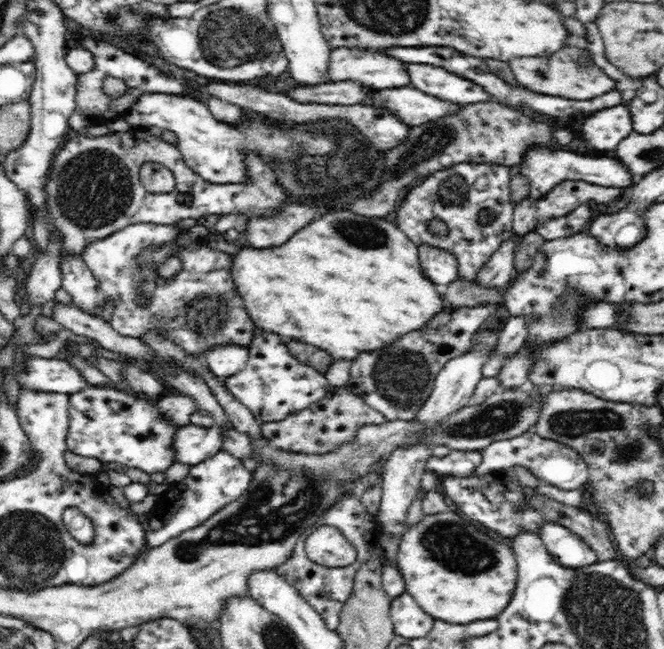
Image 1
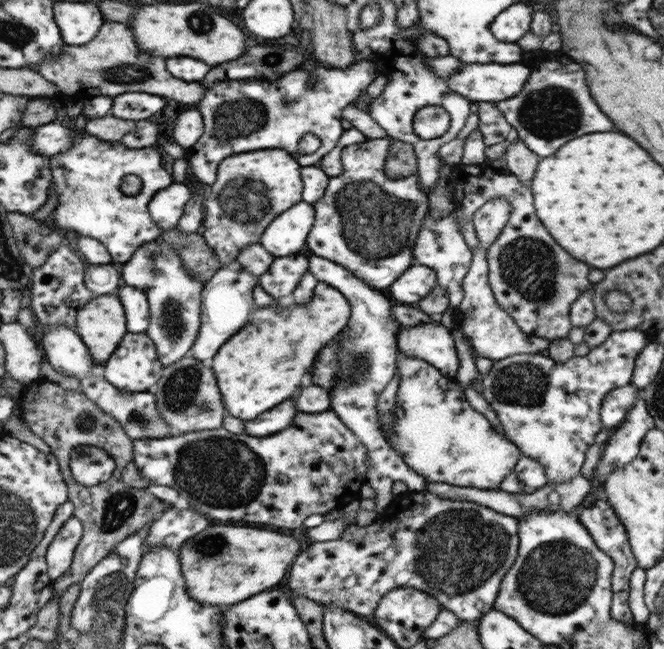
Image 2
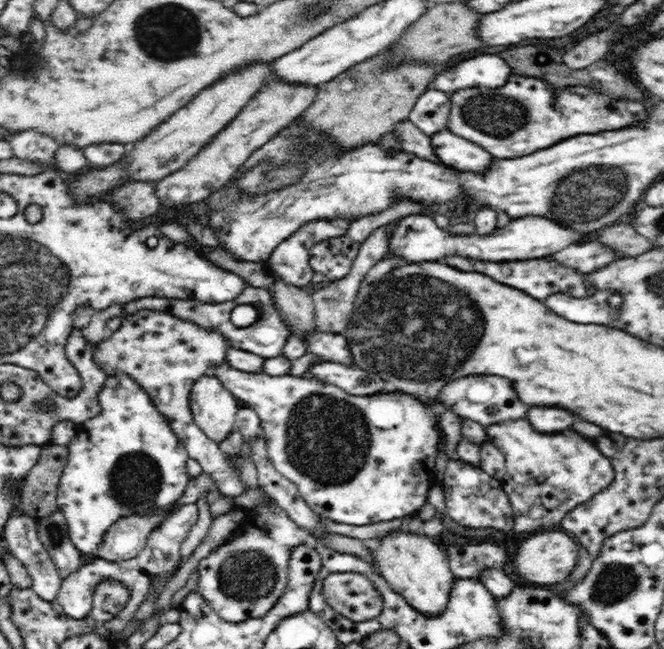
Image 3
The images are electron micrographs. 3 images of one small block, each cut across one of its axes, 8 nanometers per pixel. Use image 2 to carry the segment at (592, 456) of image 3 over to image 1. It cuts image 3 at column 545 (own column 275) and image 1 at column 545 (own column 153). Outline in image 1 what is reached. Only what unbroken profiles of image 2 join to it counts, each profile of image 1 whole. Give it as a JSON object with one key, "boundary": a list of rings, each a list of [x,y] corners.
{"boundary":[[[524,432],[522,436],[516,436],[512,440],[498,440],[480,452],[482,452],[484,460],[474,472],[476,476],[484,476],[488,472],[506,472],[508,468],[526,468],[546,486],[554,486],[560,490],[586,488],[588,478],[590,478],[588,464],[580,458],[580,454],[574,448],[560,444],[556,440],[546,440],[546,438],[538,436],[536,432]]]}

